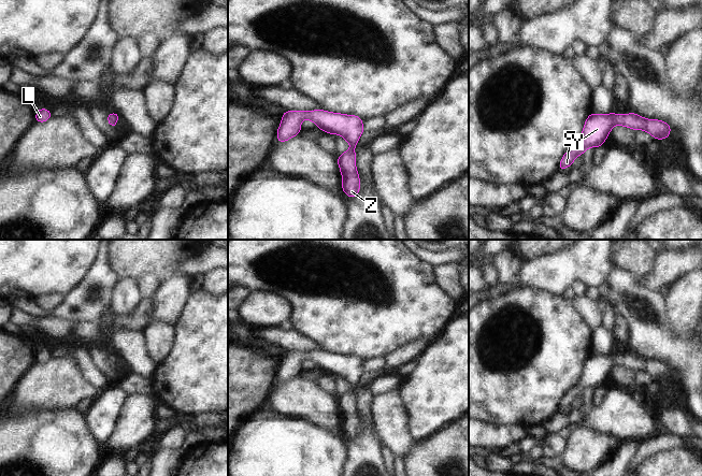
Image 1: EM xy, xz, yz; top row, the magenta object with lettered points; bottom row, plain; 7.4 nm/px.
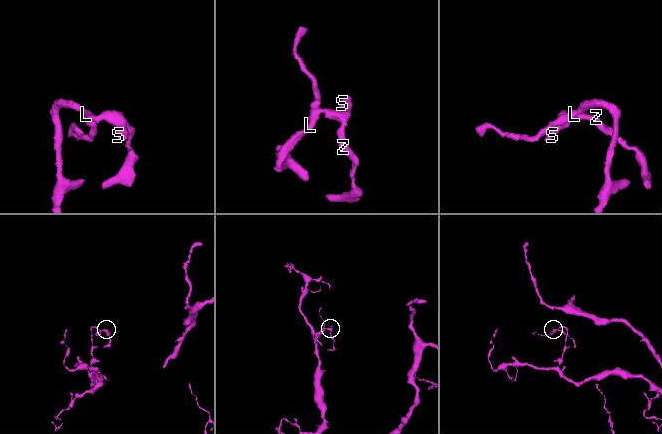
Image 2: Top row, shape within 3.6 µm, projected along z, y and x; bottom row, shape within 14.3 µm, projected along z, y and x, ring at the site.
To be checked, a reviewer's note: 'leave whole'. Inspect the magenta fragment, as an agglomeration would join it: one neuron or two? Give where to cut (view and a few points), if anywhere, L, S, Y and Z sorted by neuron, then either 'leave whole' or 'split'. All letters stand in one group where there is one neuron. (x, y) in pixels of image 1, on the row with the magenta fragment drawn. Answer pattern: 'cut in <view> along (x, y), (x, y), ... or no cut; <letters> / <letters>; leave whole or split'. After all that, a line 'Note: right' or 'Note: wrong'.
no cut; L S Y Z; leave whole
Note: right

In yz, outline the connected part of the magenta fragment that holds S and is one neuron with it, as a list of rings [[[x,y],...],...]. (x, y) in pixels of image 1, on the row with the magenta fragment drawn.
[[[591,113],[585,121],[579,141],[561,158],[559,171],[562,172],[567,167],[571,167],[575,158],[583,155],[587,148],[602,146],[616,124],[633,130],[645,130],[656,140],[669,138],[671,132],[668,122],[658,119],[645,119],[635,113],[626,115]]]

